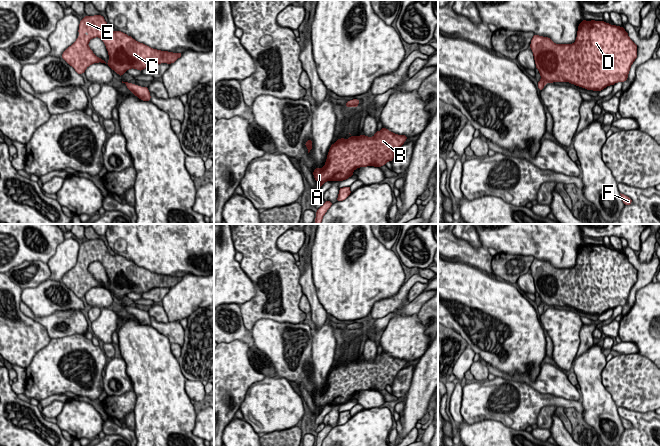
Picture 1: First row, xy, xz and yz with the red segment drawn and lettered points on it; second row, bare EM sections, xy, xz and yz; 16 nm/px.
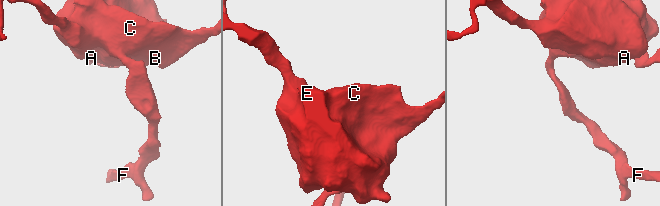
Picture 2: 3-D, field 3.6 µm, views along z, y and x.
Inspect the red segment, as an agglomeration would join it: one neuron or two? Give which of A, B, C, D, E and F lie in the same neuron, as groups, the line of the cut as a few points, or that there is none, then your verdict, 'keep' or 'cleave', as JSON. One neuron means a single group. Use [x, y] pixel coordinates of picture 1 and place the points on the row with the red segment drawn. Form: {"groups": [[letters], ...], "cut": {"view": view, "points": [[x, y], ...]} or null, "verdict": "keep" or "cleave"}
{"groups": [["A", "B", "C", "D", "E", "F"]], "cut": null, "verdict": "keep"}

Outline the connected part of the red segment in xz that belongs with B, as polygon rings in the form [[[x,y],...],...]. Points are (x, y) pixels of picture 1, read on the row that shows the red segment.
[[[382,127],[381,131],[376,131],[373,137],[367,137],[355,135],[347,140],[343,138],[337,139],[337,141],[331,145],[326,163],[323,168],[316,168],[313,172],[315,180],[320,184],[320,187],[326,181],[343,181],[354,175],[353,171],[359,167],[381,167],[386,164],[387,161],[392,162],[394,155],[398,148],[404,144],[408,137],[405,135],[397,135]]]

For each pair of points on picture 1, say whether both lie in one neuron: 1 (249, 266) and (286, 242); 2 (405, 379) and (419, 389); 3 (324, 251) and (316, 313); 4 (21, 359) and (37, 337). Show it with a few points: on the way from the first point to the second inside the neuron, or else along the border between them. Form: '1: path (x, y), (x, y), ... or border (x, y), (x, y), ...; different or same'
1: border (281, 234), (276, 242), (276, 246), (292, 254); different
2: border (415, 367), (409, 390), (404, 399); different
3: border (312, 276), (317, 298), (328, 314); different
4: path (21, 354), (32, 342); same

